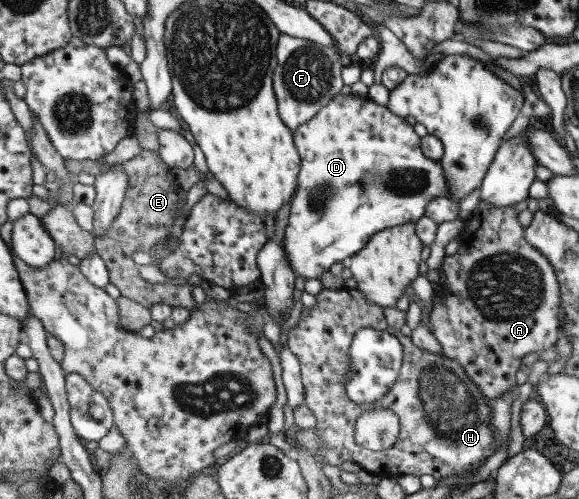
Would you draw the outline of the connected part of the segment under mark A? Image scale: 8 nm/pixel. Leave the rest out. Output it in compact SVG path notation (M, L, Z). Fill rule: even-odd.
M479 198L478 203L473 209L472 213L464 221L464 231L466 231L466 237L462 244L460 244L460 249L456 251L453 255L446 255L444 262L442 263L443 274L446 277L446 285L442 286L439 290L442 298L442 305L433 306L430 315L429 323L432 326L431 331L436 335L436 338L442 344L444 348L444 354L450 358L460 361L463 365L464 370L468 373L468 376L482 389L482 393L486 395L486 399L494 400L506 392L512 391L518 386L518 370L524 372L527 370L524 365L524 360L528 360L528 356L532 356L532 352L536 350L544 350L552 346L560 332L563 332L563 324L560 324L560 285L558 277L555 275L555 269L552 268L550 261L537 249L535 246L528 244L526 239L526 229L522 228L520 225L520 218L518 218L518 212L516 208L504 207L504 208L493 208L492 204L486 201L482 201Z

